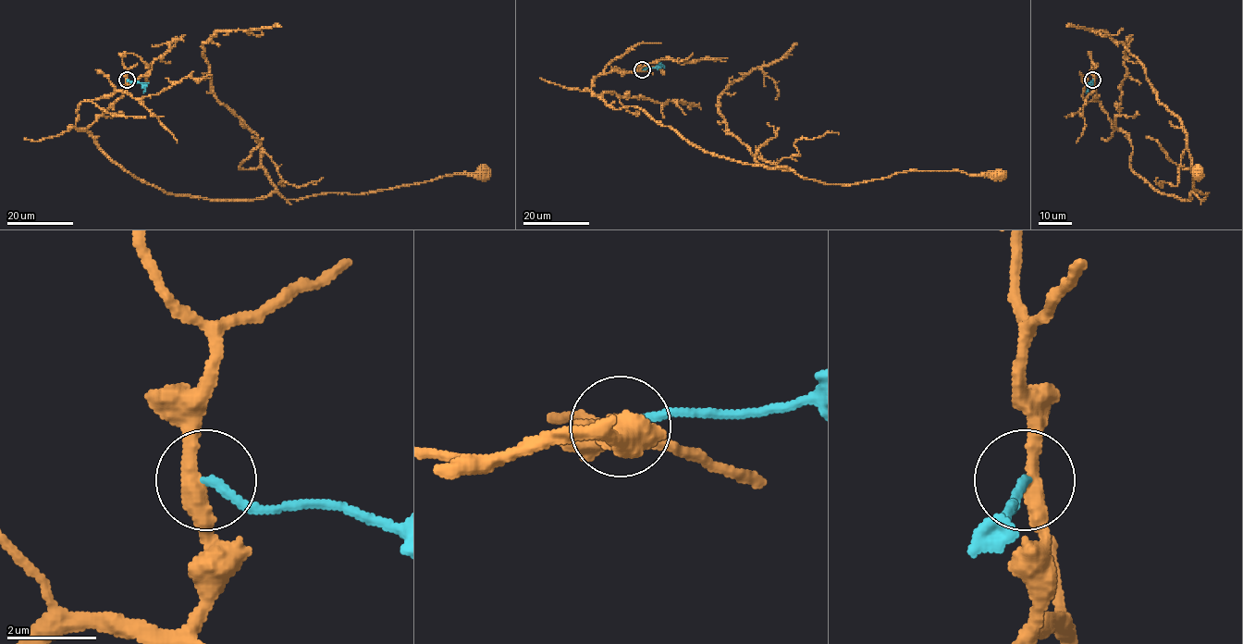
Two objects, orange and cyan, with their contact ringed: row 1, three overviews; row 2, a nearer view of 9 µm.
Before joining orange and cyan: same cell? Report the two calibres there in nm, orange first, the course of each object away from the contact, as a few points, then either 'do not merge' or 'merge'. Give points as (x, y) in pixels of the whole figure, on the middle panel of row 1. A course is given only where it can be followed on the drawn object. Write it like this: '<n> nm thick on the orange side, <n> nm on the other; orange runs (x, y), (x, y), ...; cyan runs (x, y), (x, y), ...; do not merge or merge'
380 nm thick on the orange side, 200 nm on the other; orange runs (642, 69), (600, 73), (592, 91), (720, 156), (826, 183), (909, 170), (1000, 176); cyan runs (642, 69), (656, 68), (659, 63); do not merge

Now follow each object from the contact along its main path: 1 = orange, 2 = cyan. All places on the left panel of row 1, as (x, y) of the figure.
1: (127, 80), (125, 91), (82, 101), (76, 127), (168, 192), (299, 200), (484, 173)
2: (127, 80), (140, 82), (144, 93)

